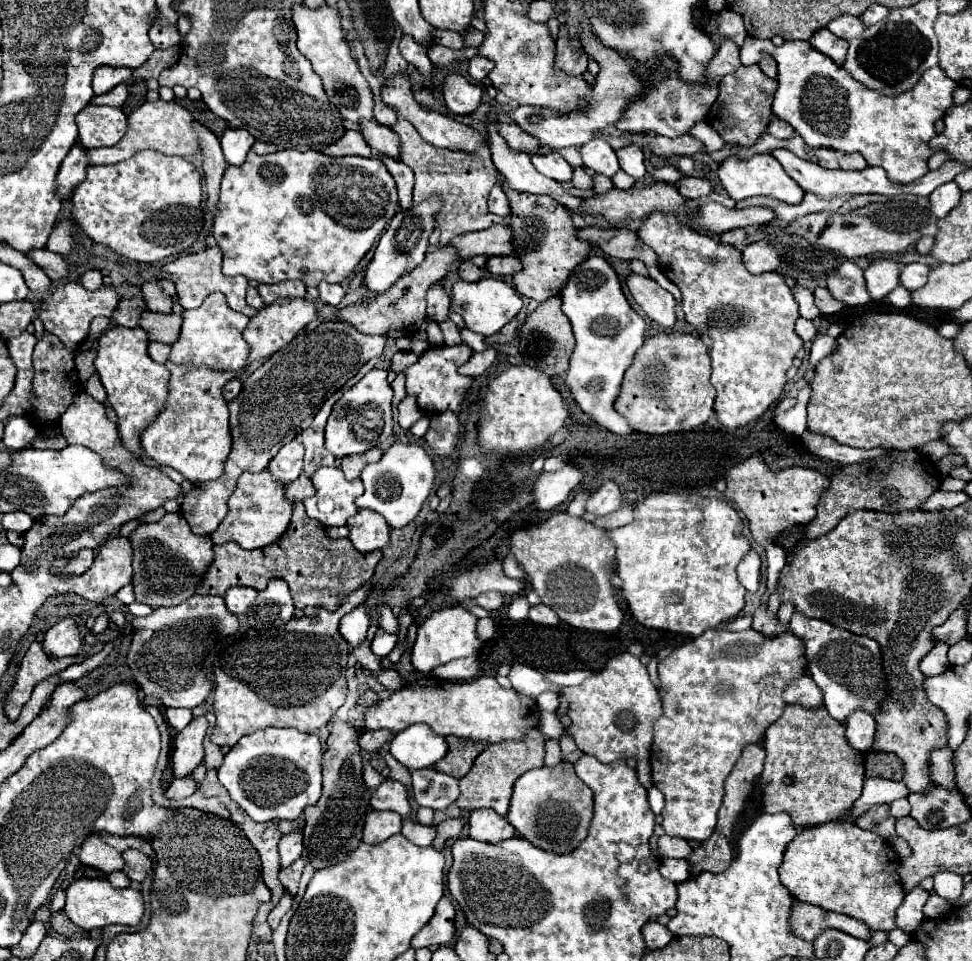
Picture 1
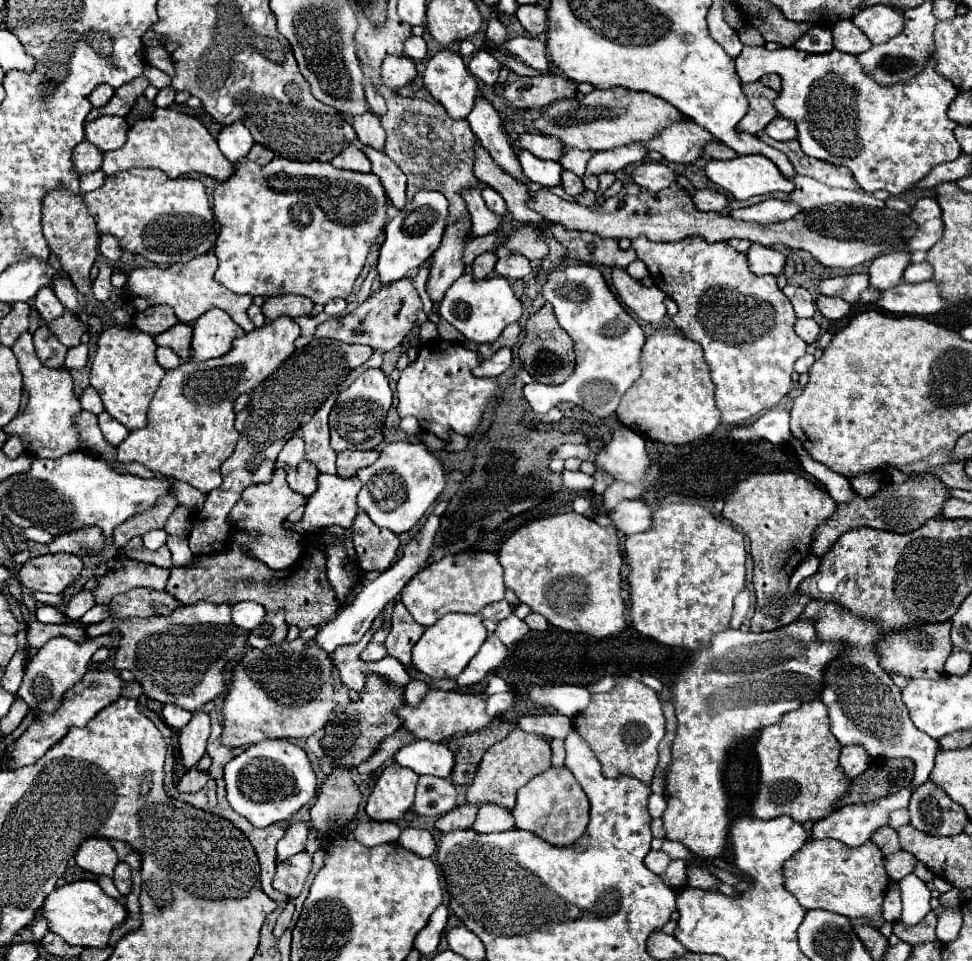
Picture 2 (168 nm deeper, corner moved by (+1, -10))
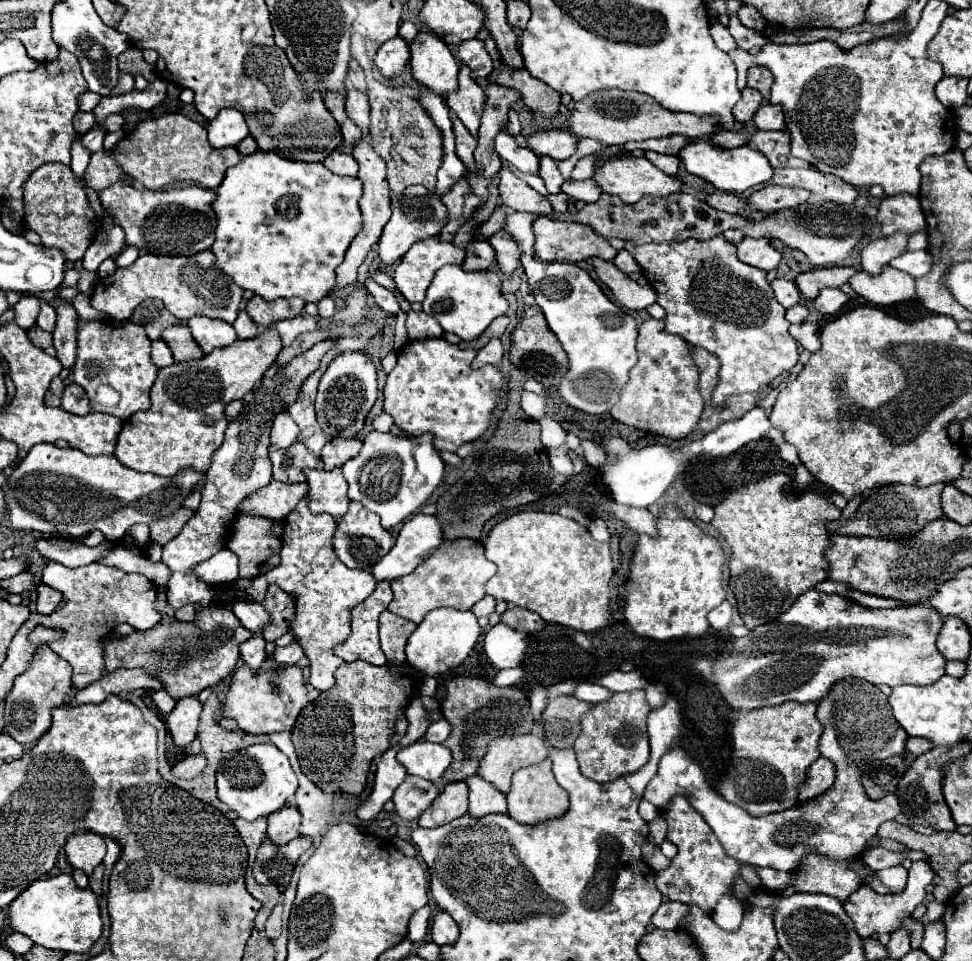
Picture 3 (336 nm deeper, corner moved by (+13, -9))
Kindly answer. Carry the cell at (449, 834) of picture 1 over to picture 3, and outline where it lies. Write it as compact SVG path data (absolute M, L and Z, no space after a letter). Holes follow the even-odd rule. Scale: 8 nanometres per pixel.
M464 781L448 783L446 789L434 799L432 807L428 807L420 819L420 827L440 827L468 813L468 787Z

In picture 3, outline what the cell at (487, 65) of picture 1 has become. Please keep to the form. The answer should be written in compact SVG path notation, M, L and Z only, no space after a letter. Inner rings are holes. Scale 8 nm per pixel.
M468 39L464 43L458 45L458 59L470 67L470 75L472 79L480 79L480 77L488 77L494 69L494 63L490 59L490 55L484 49L484 43L480 39Z

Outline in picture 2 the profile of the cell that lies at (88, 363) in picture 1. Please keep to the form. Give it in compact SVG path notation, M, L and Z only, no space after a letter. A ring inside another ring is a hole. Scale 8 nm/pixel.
M80 368L80 370L70 370L72 378L74 378L74 394L80 396L82 390L88 386L88 368Z

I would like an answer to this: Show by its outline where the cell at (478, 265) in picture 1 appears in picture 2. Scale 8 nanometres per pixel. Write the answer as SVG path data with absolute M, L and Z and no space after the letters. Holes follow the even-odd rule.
M484 252L480 254L474 264L472 264L472 276L476 280L482 280L482 278L488 278L492 272L494 272L494 266L496 266L496 254L494 252Z

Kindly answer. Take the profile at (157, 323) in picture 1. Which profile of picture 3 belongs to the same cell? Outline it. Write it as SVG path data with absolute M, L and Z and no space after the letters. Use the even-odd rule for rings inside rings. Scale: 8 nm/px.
M186 323L178 325L178 327L170 327L162 333L162 339L166 341L166 345L170 347L176 363L182 361L192 361L192 359L200 359L204 357L202 349L196 345L196 341L192 339L192 333L188 329Z

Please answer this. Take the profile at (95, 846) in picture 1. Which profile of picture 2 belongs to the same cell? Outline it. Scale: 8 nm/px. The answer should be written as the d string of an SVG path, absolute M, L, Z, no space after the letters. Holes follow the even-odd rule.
M90 838L76 852L76 864L96 876L100 876L100 874L112 876L116 864L118 864L118 856L108 840Z

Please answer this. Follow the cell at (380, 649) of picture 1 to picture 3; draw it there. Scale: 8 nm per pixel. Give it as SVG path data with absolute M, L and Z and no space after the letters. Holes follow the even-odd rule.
M378 583L374 593L364 599L352 613L352 633L350 637L334 649L334 653L344 661L364 659L372 665L384 665L386 657L378 643L378 617L392 601L390 583Z

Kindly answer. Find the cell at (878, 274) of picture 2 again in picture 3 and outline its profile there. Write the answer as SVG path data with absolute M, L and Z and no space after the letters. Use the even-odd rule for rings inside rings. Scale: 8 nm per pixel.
M896 233L892 237L872 241L860 253L862 269L870 275L878 275L878 271L882 271L882 267L886 267L890 263L890 259L894 259L906 251L906 243L908 243L908 237L904 233Z

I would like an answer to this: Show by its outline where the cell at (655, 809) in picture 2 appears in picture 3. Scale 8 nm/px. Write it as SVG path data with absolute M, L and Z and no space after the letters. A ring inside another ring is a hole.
M642 799L640 801L640 817L644 819L644 821L652 821L652 819L656 819L658 817L658 809L650 803L650 801L646 801L646 799Z

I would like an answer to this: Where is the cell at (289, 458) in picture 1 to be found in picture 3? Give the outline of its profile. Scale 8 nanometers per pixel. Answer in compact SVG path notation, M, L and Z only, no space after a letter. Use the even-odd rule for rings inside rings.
M282 411L274 417L272 421L272 433L270 433L270 439L272 439L272 447L278 447L278 449L288 449L298 437L298 425L294 423L294 419L288 415L288 411Z

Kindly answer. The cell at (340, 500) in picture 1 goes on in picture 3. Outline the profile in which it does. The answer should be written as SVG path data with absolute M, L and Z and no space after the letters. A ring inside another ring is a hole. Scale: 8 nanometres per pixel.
M306 469L308 507L314 513L328 513L340 519L348 511L348 483L340 469Z

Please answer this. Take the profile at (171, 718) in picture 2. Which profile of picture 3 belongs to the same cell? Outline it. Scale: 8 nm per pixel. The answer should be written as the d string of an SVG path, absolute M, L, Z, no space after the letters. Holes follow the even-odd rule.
M160 689L160 691L156 691L154 695L154 703L156 703L156 707L158 707L158 711L166 717L166 715L170 715L170 711L176 707L176 701L164 691L164 689Z

